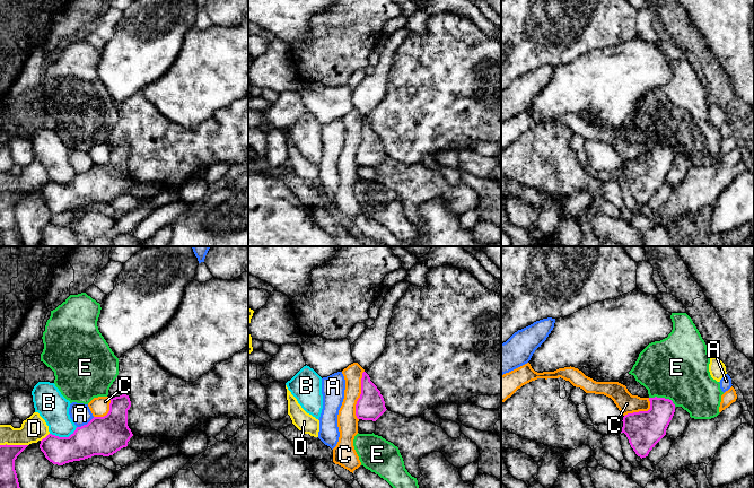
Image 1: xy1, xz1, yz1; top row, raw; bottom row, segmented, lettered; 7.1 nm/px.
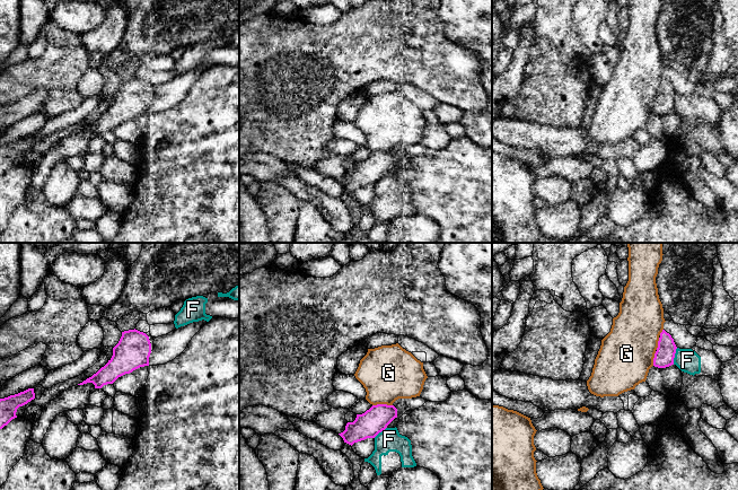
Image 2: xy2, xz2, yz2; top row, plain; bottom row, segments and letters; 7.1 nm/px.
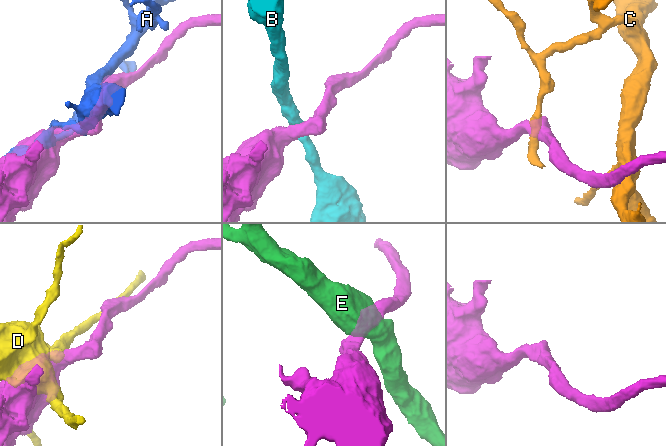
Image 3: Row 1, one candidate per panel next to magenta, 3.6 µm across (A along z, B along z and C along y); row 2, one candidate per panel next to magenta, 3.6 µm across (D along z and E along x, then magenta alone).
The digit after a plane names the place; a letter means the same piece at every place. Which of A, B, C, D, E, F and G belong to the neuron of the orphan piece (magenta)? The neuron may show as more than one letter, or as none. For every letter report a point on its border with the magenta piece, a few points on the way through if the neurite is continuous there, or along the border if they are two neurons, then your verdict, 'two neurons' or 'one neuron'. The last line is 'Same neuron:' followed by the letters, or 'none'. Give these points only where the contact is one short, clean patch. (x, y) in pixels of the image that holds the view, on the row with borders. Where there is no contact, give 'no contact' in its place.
A: meets magenta in xy1 at (85, 425); two neurons
B: meets magenta in xy1 at (63, 437); border along xy1 (77, 427), (68, 436), (50, 434); two neurons
C: meets magenta in xz1 at (360, 395); border along xz1 (364, 371), (360, 397), (356, 404), (356, 417), (358, 419); two neurons
D: meets magenta in xy1 at (14, 445); two neurons
E: meets magenta in yz1 at (663, 398); two neurons
F: meets magenta in yz2 at (674, 356); two neurons
G: meets magenta in xz2 at (381, 404); two neurons
Same neuron: none

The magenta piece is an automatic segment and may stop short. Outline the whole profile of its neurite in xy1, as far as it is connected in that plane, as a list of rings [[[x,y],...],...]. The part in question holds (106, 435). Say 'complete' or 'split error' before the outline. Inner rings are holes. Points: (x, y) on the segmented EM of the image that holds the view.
complete | [[[129,395],[111,398],[109,411],[104,417],[94,417],[87,425],[77,427],[69,437],[49,434],[40,448],[53,464],[63,465],[94,455],[109,456],[128,446],[133,436],[128,426]]]

